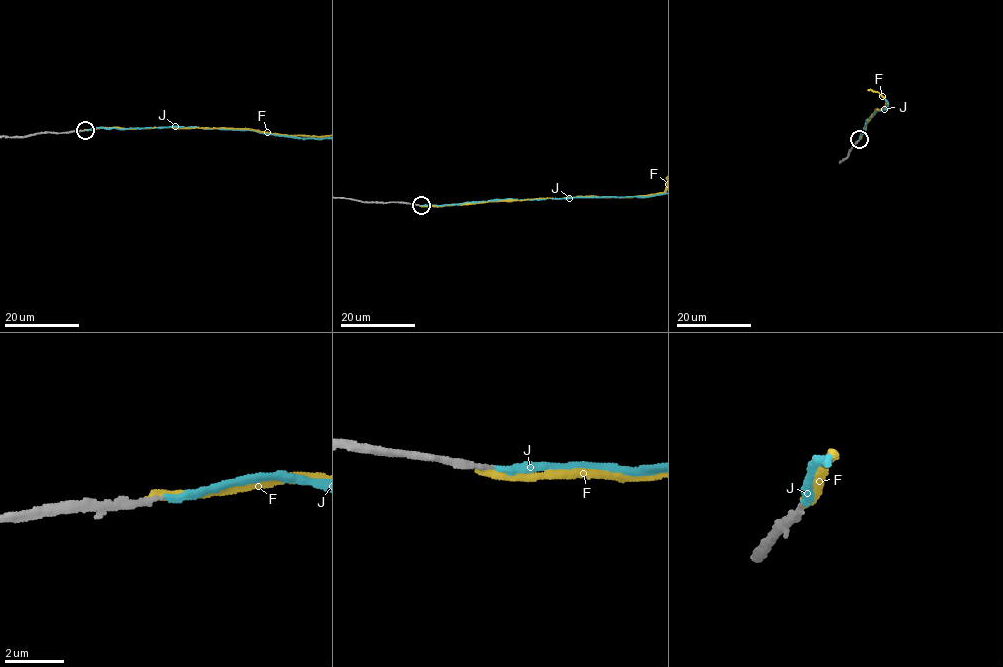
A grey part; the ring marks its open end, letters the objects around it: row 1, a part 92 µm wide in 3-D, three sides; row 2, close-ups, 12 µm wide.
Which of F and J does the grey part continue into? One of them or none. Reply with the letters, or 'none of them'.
J

